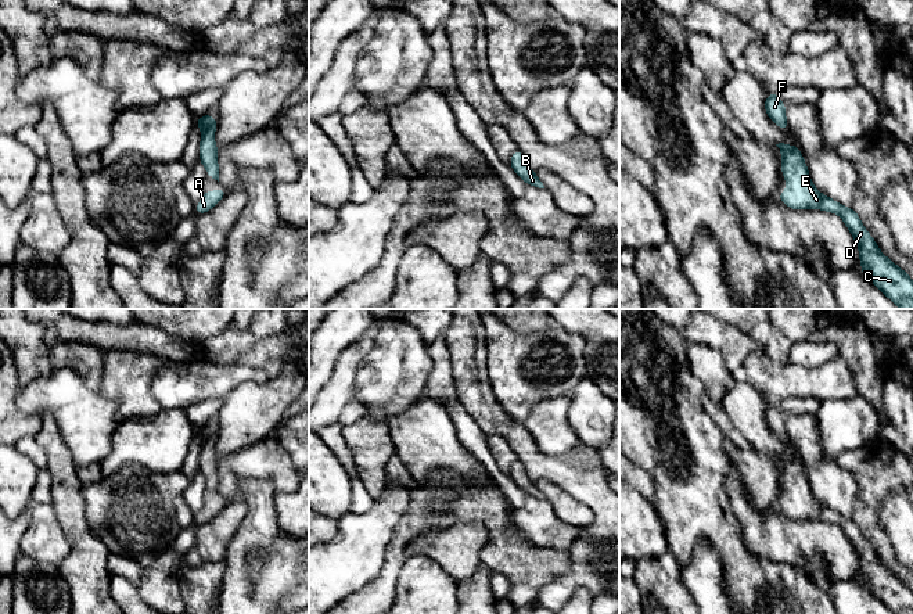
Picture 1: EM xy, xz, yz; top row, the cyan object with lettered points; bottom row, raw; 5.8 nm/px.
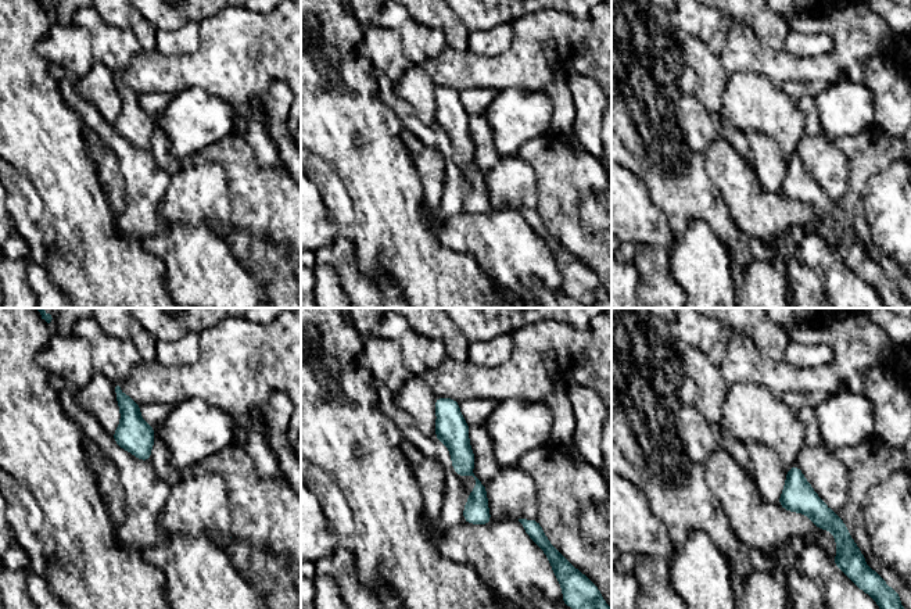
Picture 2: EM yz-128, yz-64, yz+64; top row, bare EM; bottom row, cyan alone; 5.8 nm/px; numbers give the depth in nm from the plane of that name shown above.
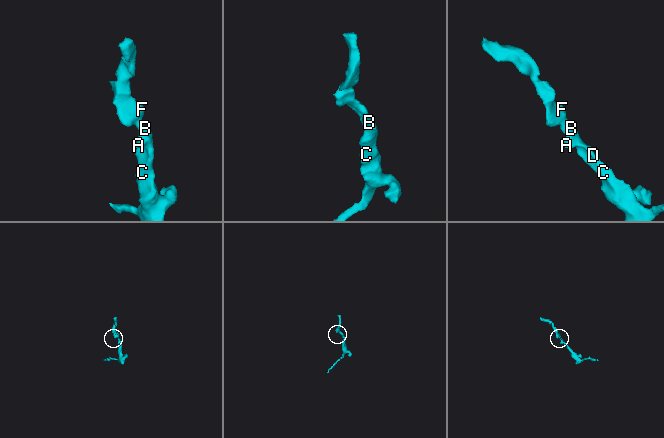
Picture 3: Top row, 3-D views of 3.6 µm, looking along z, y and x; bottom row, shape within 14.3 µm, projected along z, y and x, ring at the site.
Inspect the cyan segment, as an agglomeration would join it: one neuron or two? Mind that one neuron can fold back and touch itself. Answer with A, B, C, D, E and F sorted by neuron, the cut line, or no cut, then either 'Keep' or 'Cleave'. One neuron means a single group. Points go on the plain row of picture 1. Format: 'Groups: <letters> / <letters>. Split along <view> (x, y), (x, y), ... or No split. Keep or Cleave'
Groups: A B C D E F. No split. Keep

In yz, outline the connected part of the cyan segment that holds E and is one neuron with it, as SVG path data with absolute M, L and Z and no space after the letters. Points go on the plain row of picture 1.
M776 456L781 460L781 485L787 491L787 502L776 507L791 520L816 518L840 525L859 557L862 584L894 614L913 614L913 590L881 564L858 524L817 502L798 456Z

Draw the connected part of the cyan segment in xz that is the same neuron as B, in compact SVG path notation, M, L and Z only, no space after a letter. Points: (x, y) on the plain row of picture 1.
M520 460L514 462L510 470L510 477L517 482L517 485L529 496L544 499L543 493L538 489L535 481L532 481L526 473L525 467Z

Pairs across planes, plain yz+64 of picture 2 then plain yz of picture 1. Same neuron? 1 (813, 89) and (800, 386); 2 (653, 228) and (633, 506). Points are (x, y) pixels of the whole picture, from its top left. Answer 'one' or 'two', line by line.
1: two
2: one

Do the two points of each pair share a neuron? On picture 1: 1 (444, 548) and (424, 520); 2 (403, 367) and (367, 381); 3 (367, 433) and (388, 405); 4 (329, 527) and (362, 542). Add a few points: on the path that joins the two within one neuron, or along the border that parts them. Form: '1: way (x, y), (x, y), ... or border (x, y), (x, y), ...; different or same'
1: border (463, 521), (434, 527), (412, 539); different
2: way (395, 374), (388, 381), (376, 381); same
3: border (367, 416), (384, 420); different
4: border (337, 521), (337, 530), (323, 544); different

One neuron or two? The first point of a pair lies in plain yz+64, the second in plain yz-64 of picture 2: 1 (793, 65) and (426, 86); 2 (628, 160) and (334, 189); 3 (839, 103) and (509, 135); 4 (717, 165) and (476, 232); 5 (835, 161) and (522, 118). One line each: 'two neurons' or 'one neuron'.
1: two neurons
2: one neuron
3: one neuron
4: one neuron
5: two neurons

